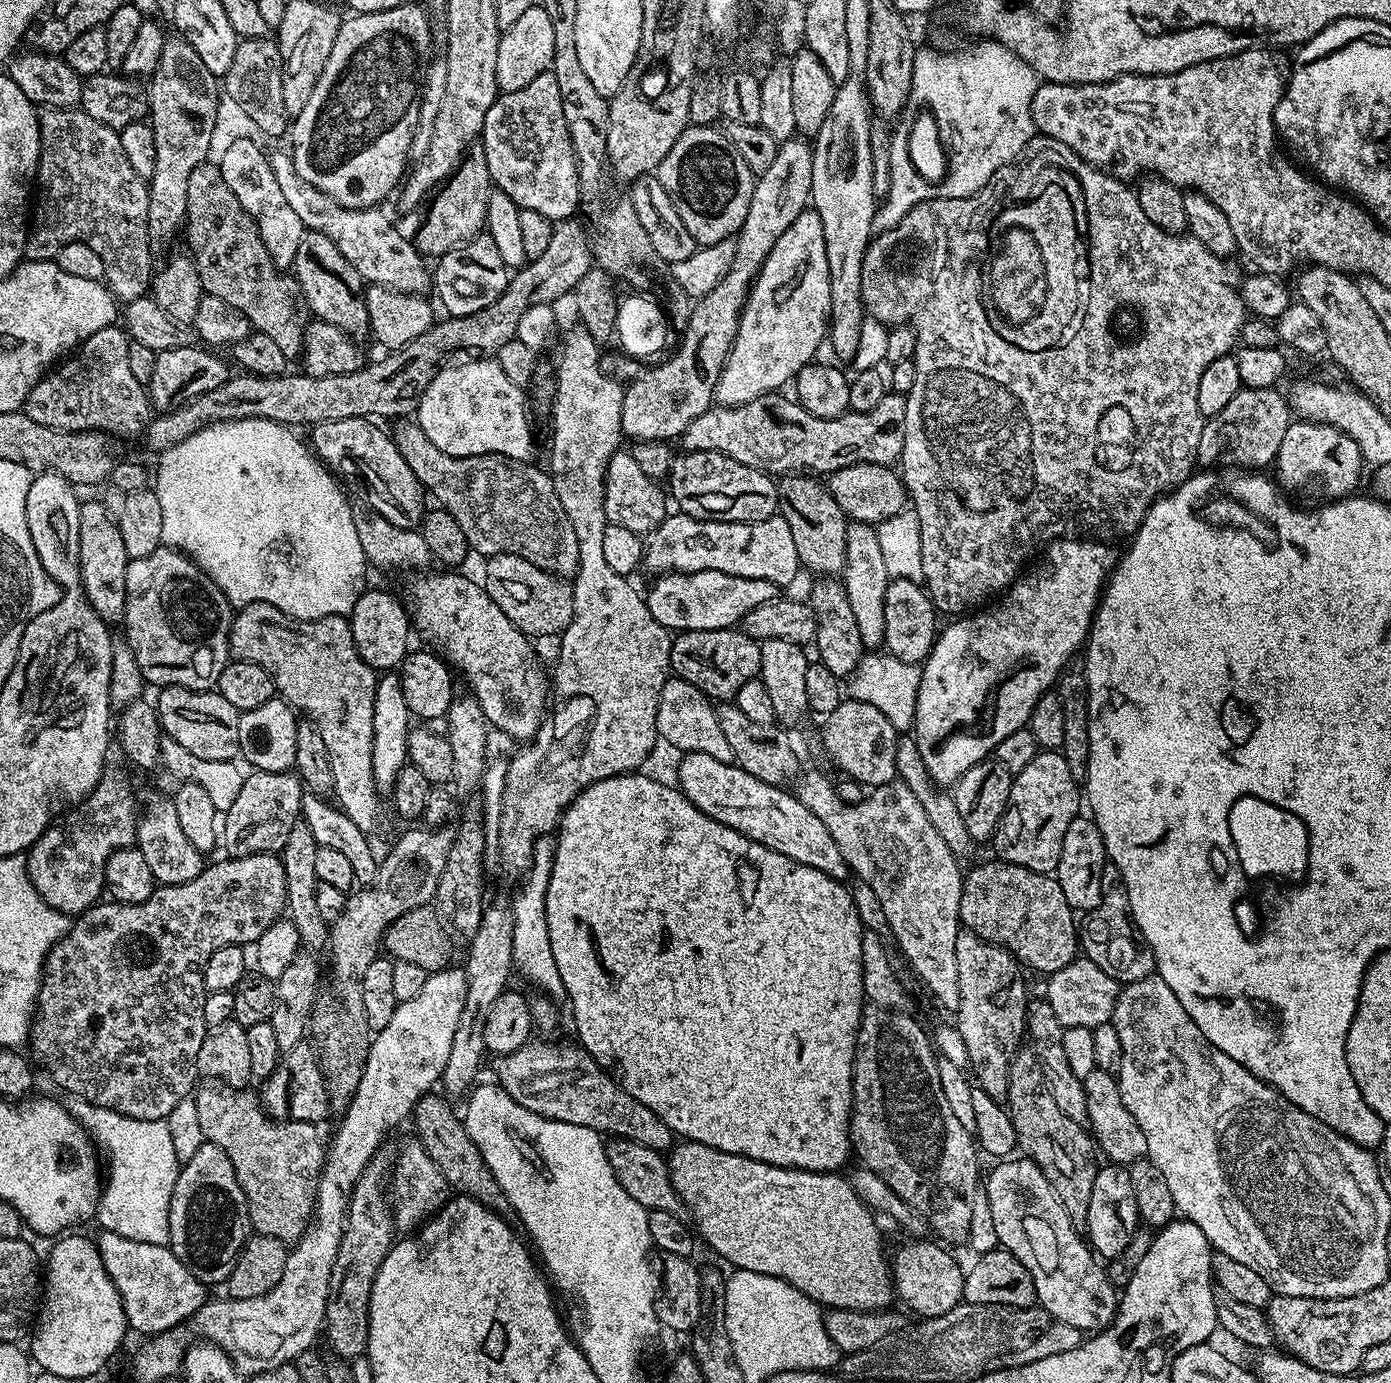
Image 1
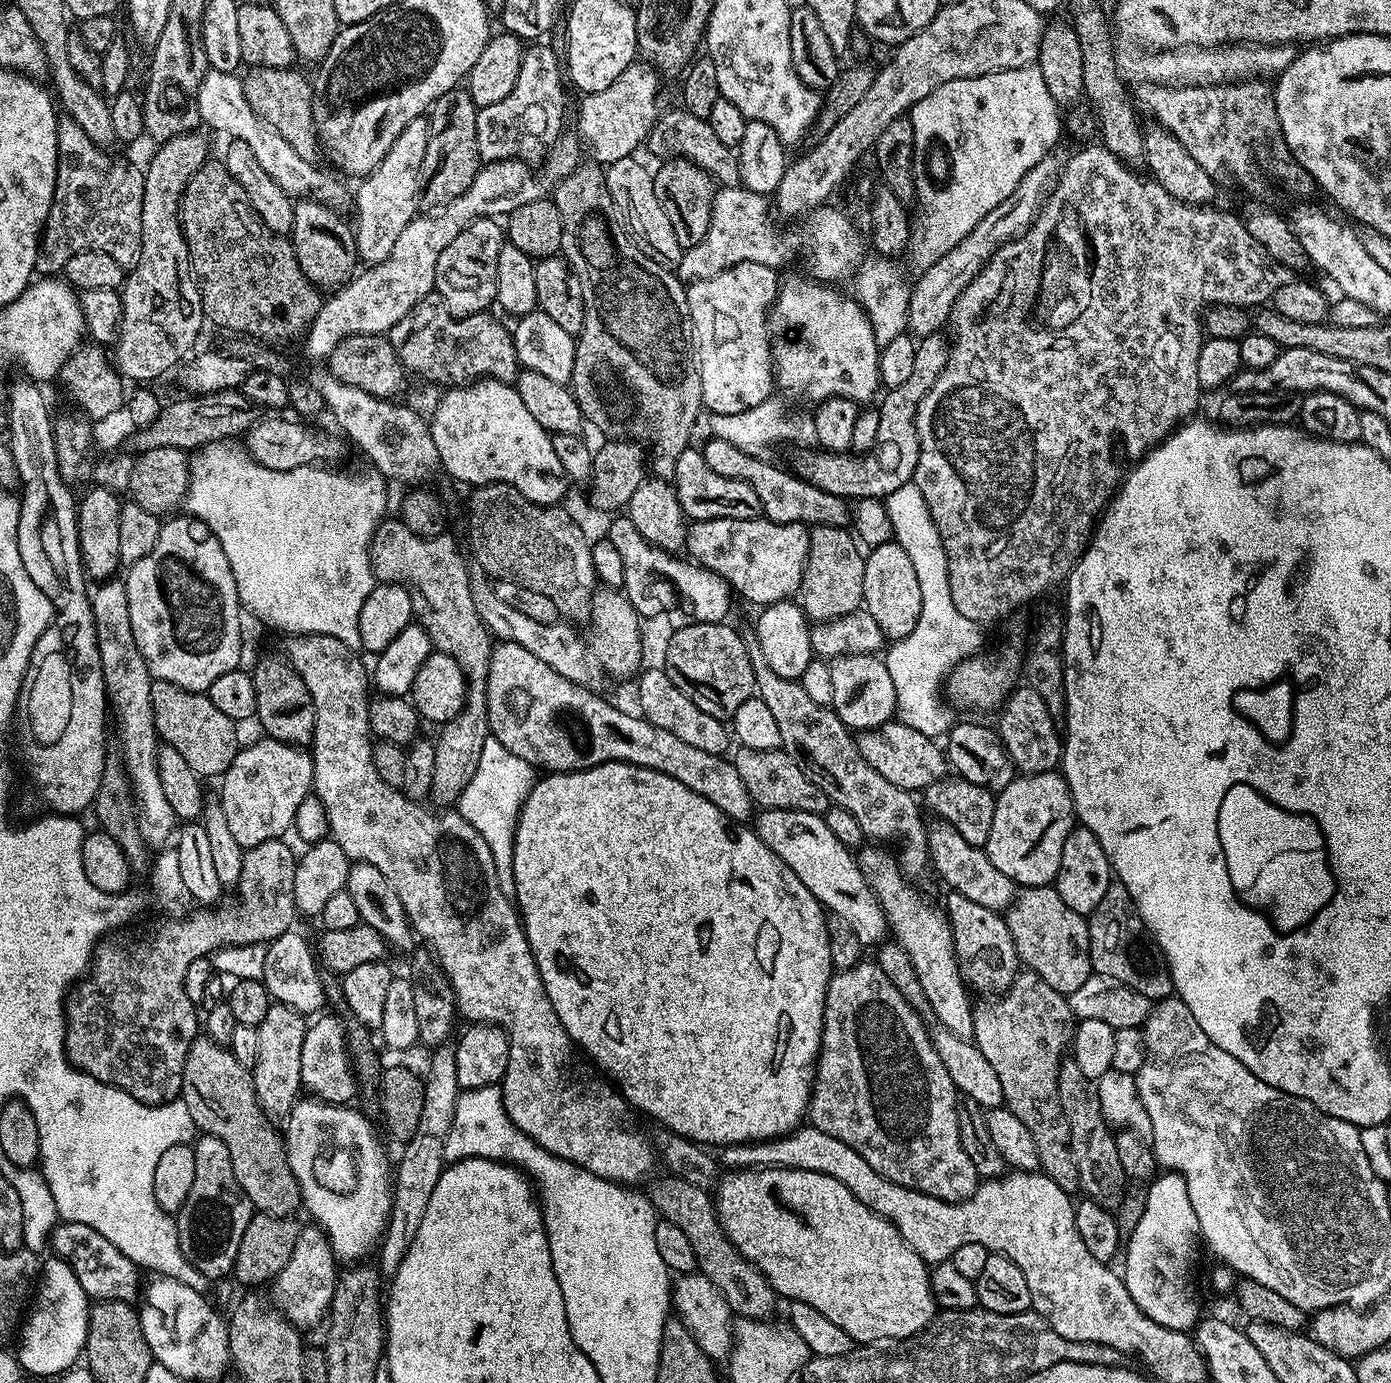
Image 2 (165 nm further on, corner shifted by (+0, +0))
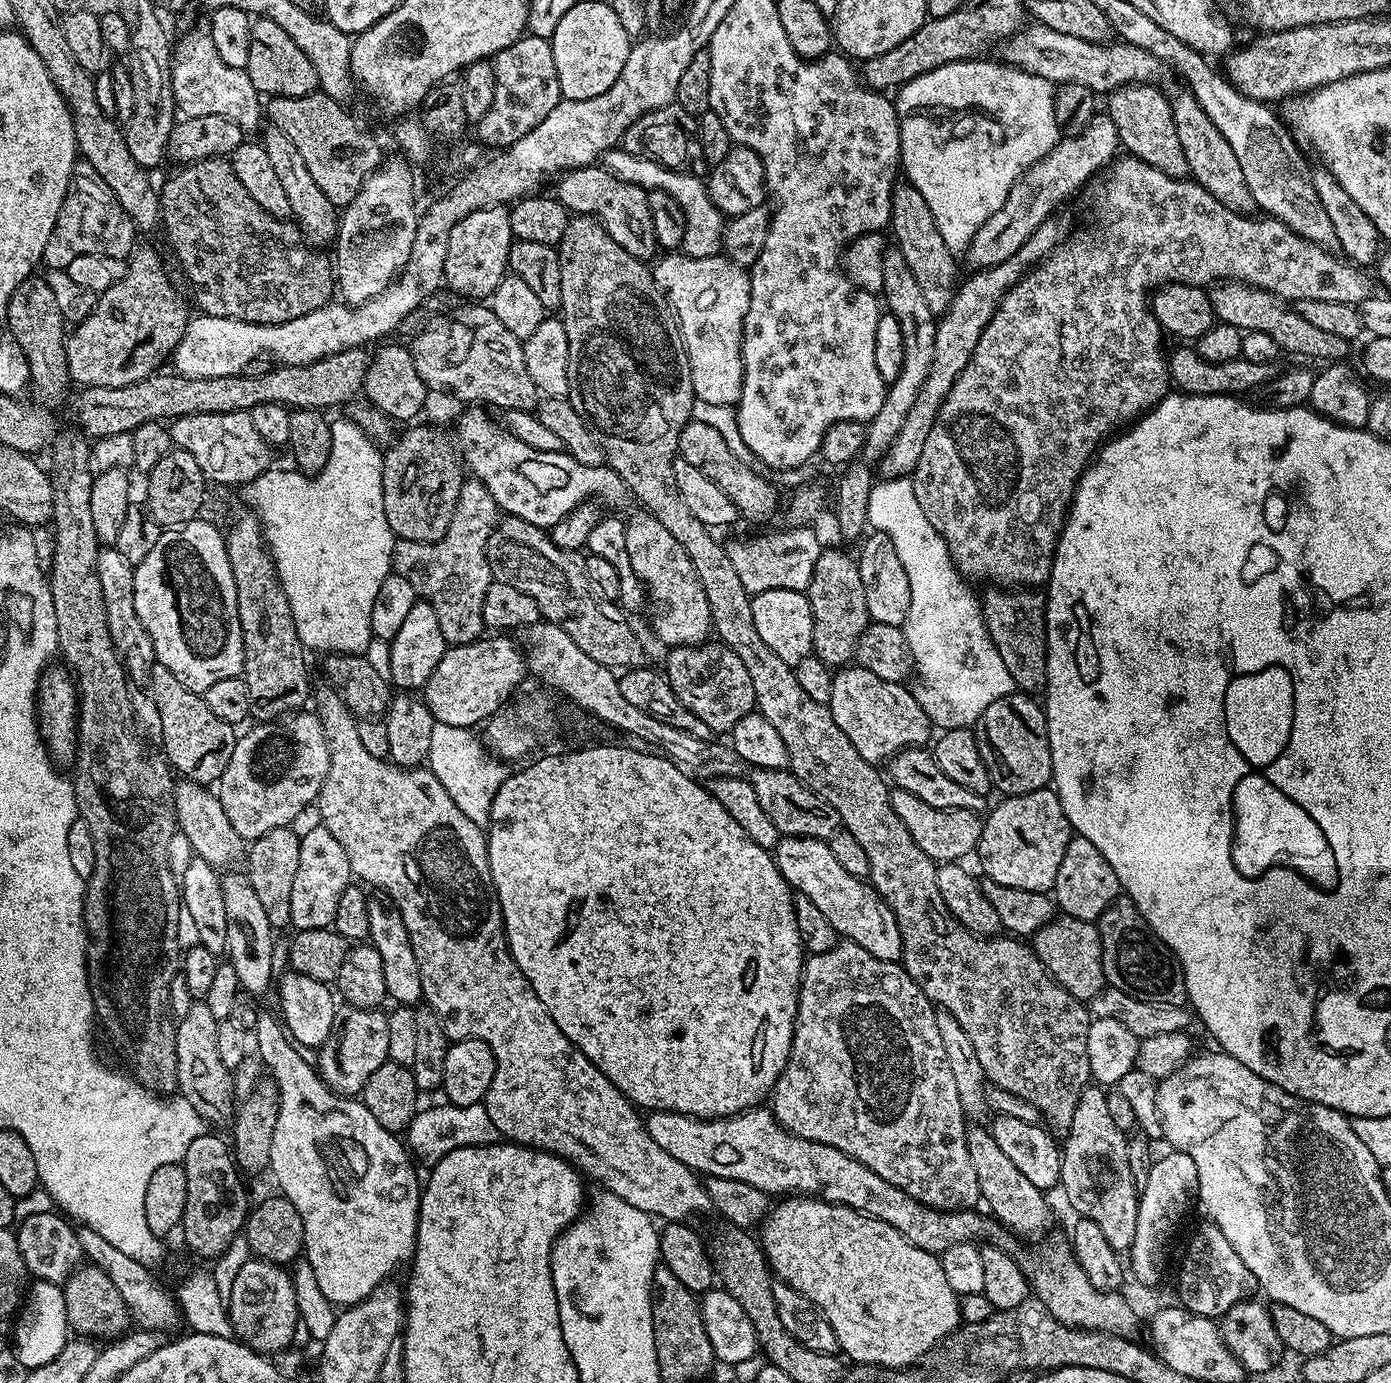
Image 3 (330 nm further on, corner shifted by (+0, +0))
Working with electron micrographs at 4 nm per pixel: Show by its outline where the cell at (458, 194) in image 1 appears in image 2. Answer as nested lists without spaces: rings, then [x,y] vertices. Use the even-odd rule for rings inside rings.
[[[453,90],[442,94],[432,103],[428,116],[428,145],[424,159],[426,179],[422,184],[423,199],[429,205],[448,204],[470,186],[482,168],[476,141],[476,113],[478,109],[467,90]]]

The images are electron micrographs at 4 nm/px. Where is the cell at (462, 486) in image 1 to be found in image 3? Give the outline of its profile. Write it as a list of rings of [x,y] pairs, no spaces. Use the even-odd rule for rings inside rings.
[[[515,518],[501,519],[496,531],[488,543],[488,561],[492,567],[492,575],[501,584],[509,584],[522,594],[530,594],[538,606],[541,617],[549,624],[558,624],[594,662],[613,670],[627,670],[638,668],[645,663],[644,648],[640,645],[640,640],[636,637],[634,629],[628,625],[628,620],[622,613],[616,612],[612,616],[612,624],[608,624],[609,605],[594,595],[590,582],[584,573],[584,565],[581,557],[576,557],[577,553],[572,550],[558,548],[553,544],[549,533],[545,529],[534,526],[525,520]]]

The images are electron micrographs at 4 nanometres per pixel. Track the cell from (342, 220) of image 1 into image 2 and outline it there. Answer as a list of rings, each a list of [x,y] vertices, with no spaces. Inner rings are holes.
[[[209,71],[202,78],[199,88],[196,89],[196,101],[200,111],[201,121],[205,125],[217,128],[220,132],[229,132],[227,135],[234,140],[246,142],[250,150],[254,150],[254,158],[258,158],[258,166],[286,190],[286,194],[293,198],[308,198],[317,200],[327,208],[344,210],[350,204],[350,188],[339,180],[339,175],[331,176],[324,168],[319,168],[319,163],[301,158],[294,154],[294,149],[282,139],[269,126],[265,120],[260,120],[254,110],[250,110],[250,102],[244,97],[244,82],[236,72],[213,72]]]

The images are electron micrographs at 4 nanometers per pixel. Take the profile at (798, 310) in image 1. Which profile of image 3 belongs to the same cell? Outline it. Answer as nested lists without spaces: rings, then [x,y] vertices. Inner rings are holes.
[[[683,254],[662,256],[655,261],[656,269],[653,272],[651,269],[650,276],[668,288],[668,300],[680,319],[679,339],[683,347],[691,351],[686,363],[693,397],[702,402],[735,405],[740,399],[740,386],[744,381],[740,343],[748,309],[749,273],[719,255],[706,258]]]

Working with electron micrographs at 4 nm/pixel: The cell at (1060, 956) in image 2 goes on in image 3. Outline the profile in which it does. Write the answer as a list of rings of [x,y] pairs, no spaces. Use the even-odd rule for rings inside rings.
[[[1057,919],[1041,932],[1036,933],[1034,951],[1036,957],[1046,966],[1048,973],[1056,977],[1056,982],[1067,990],[1071,999],[1091,1002],[1100,992],[1104,991],[1106,981],[1102,966],[1100,929],[1093,921]]]

